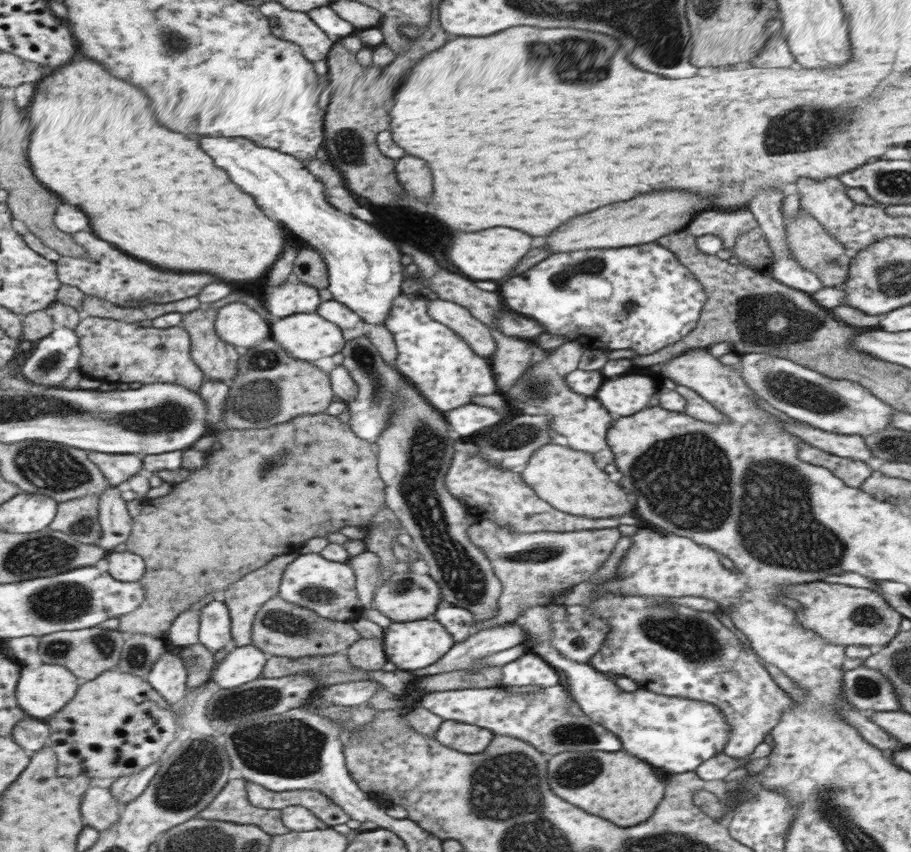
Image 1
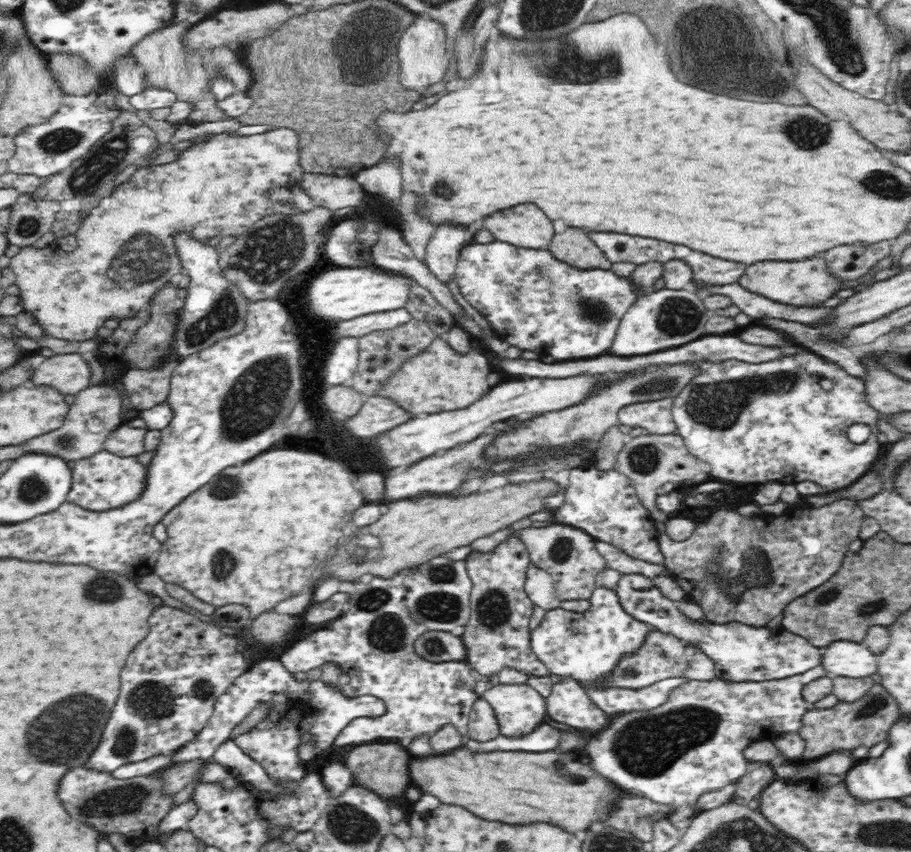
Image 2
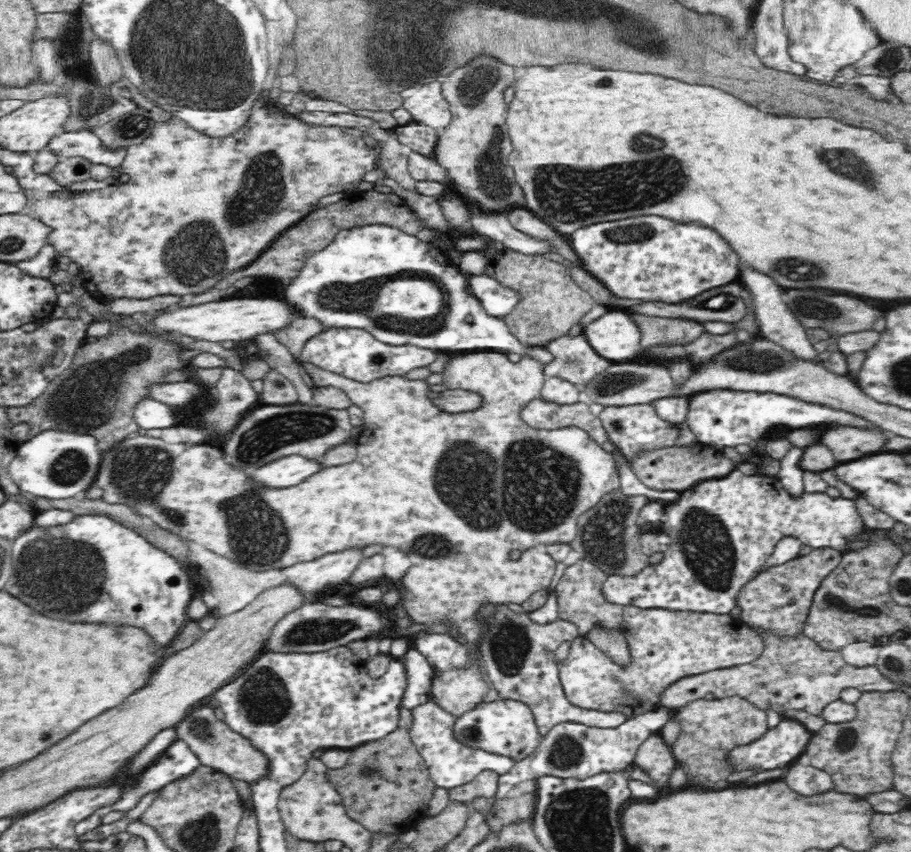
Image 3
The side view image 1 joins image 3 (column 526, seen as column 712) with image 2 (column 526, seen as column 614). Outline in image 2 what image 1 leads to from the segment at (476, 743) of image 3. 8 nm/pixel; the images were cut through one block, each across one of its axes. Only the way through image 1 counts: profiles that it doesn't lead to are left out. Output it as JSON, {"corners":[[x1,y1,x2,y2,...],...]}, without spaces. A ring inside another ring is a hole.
{"corners":[[528,683,525,684,493,684,483,696,494,709,496,713,496,720,498,721,498,728,500,735,518,736,530,734,535,727,540,726,547,714,547,701,534,688,530,687]]}

